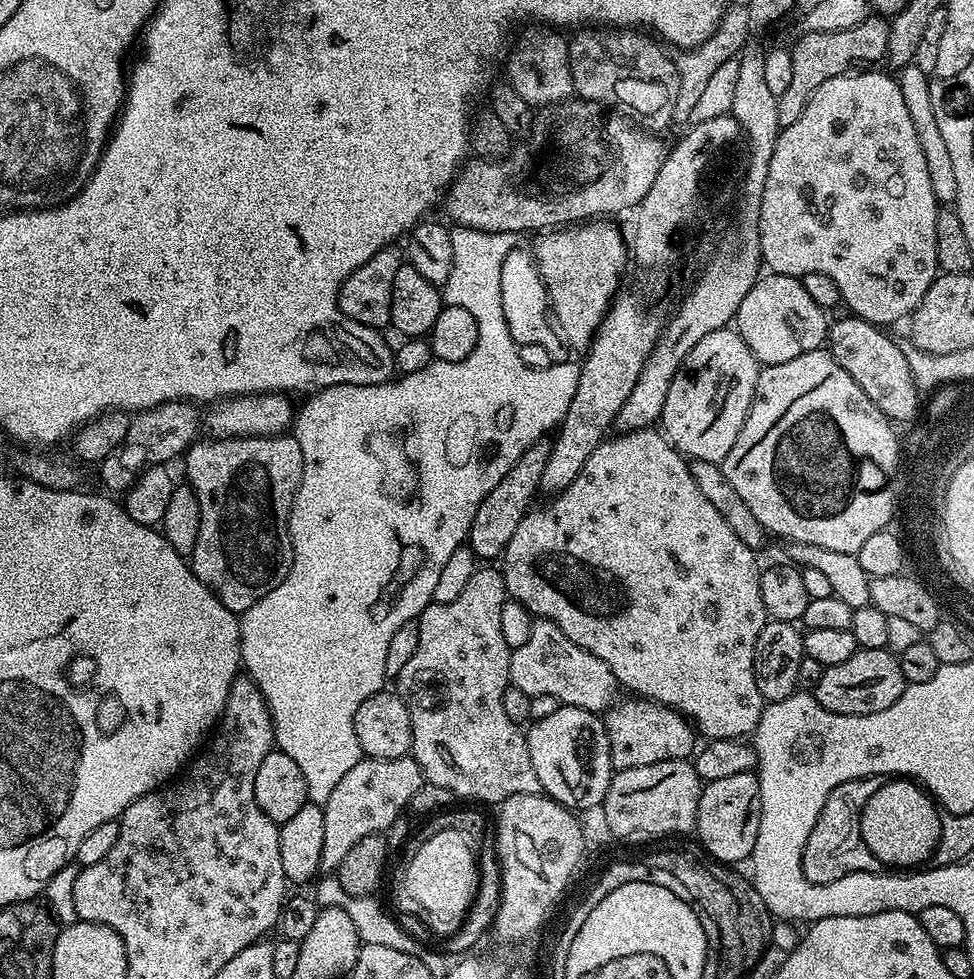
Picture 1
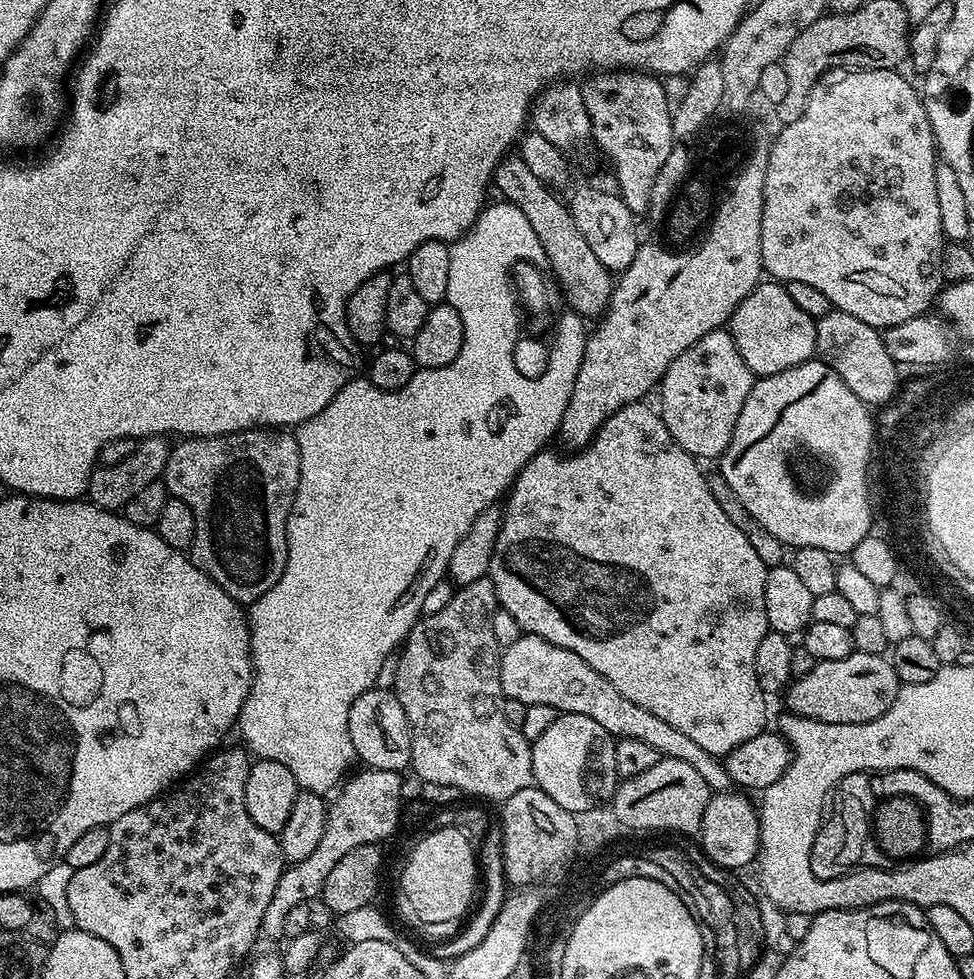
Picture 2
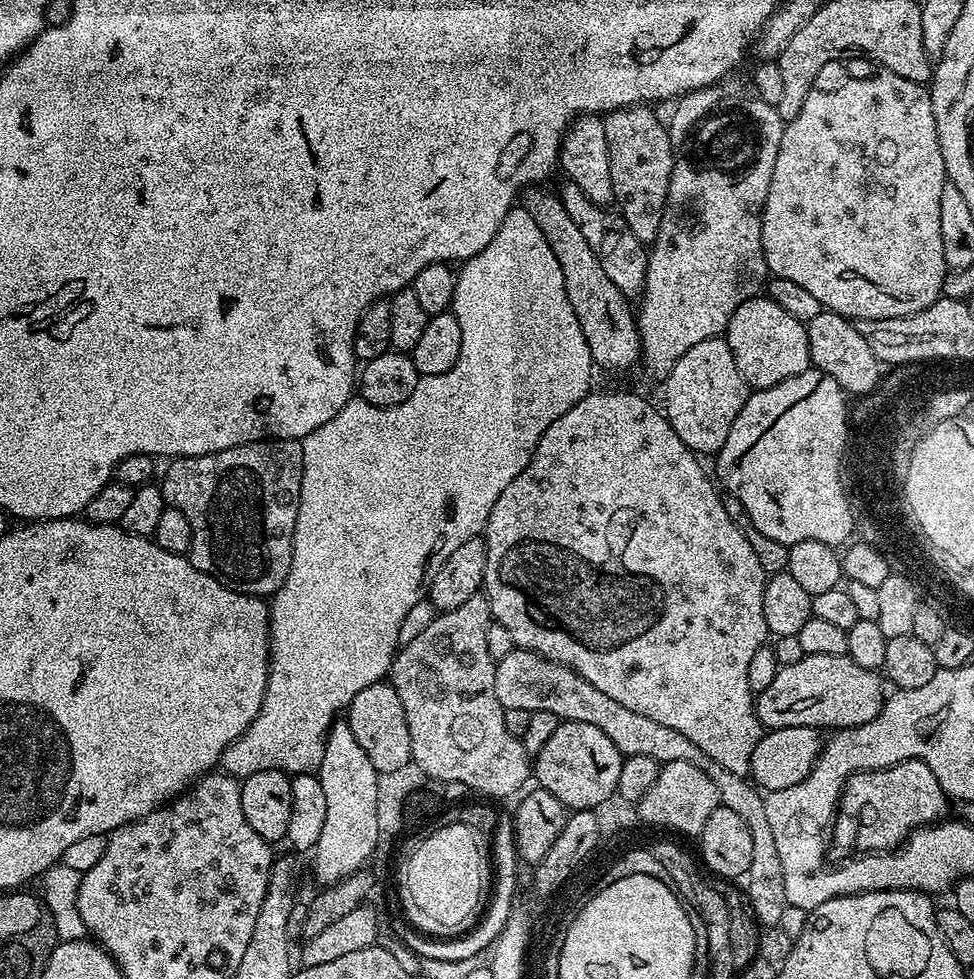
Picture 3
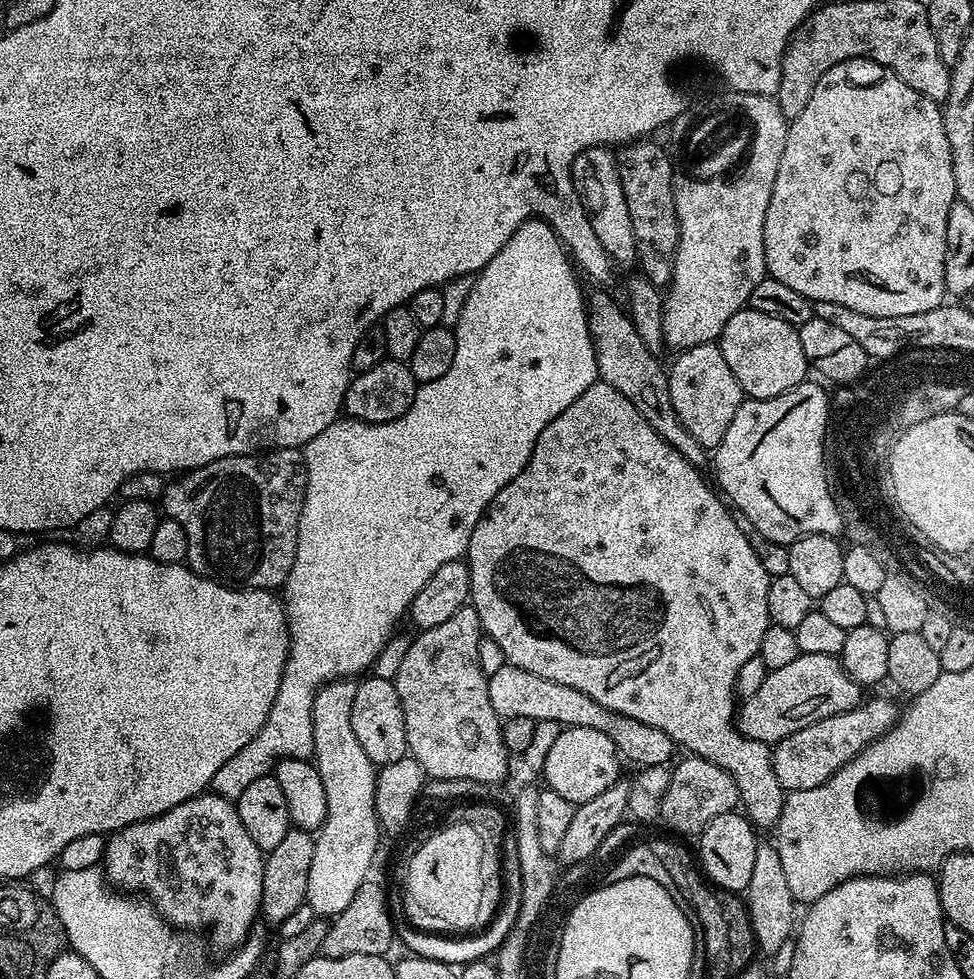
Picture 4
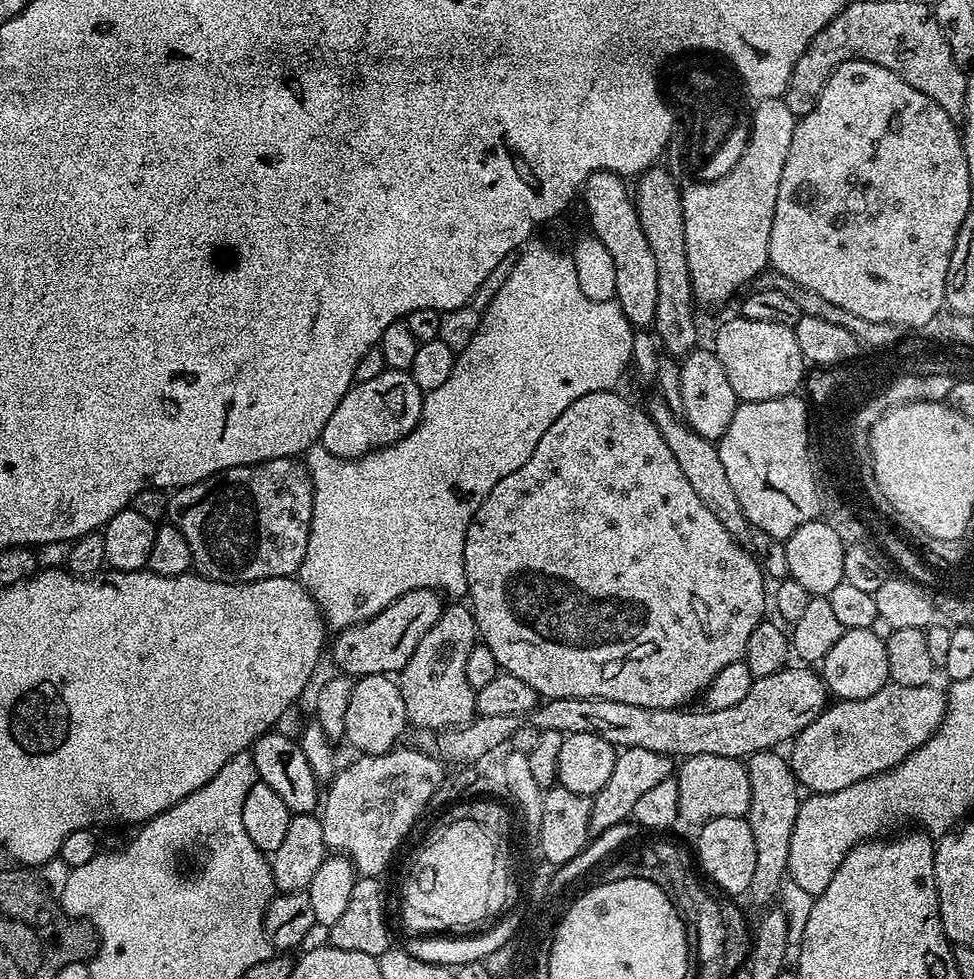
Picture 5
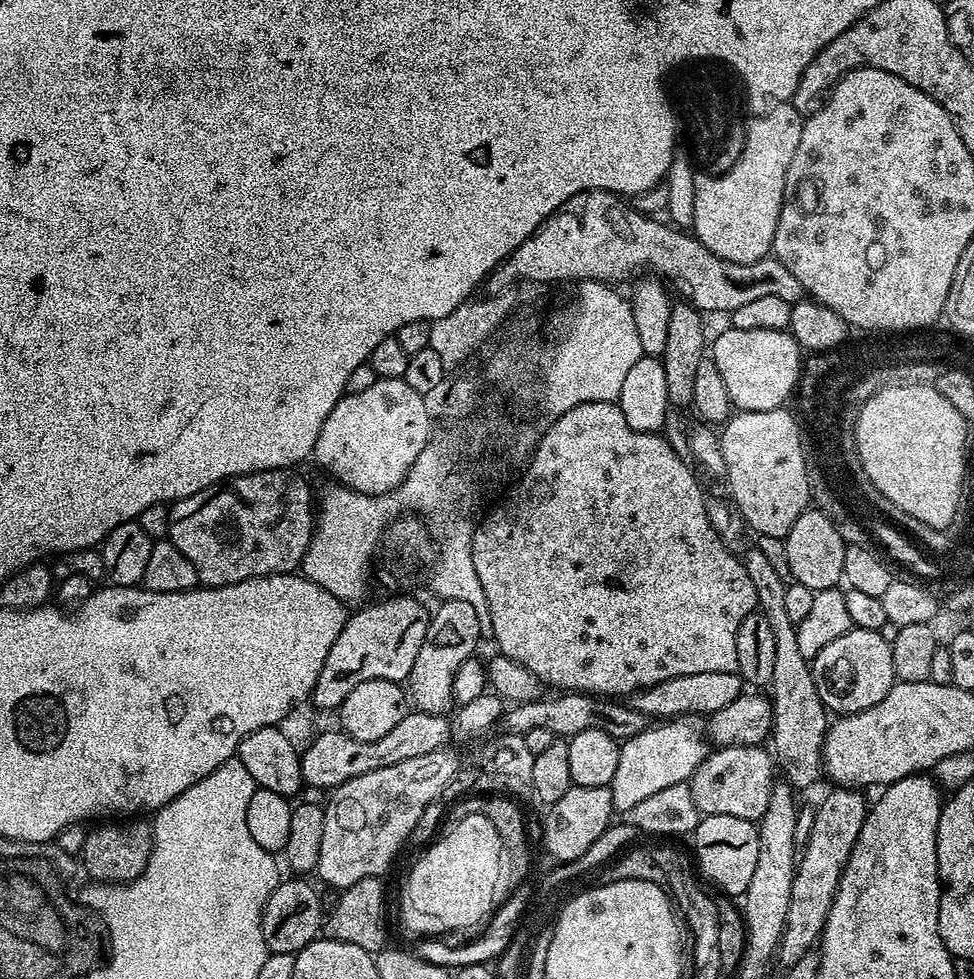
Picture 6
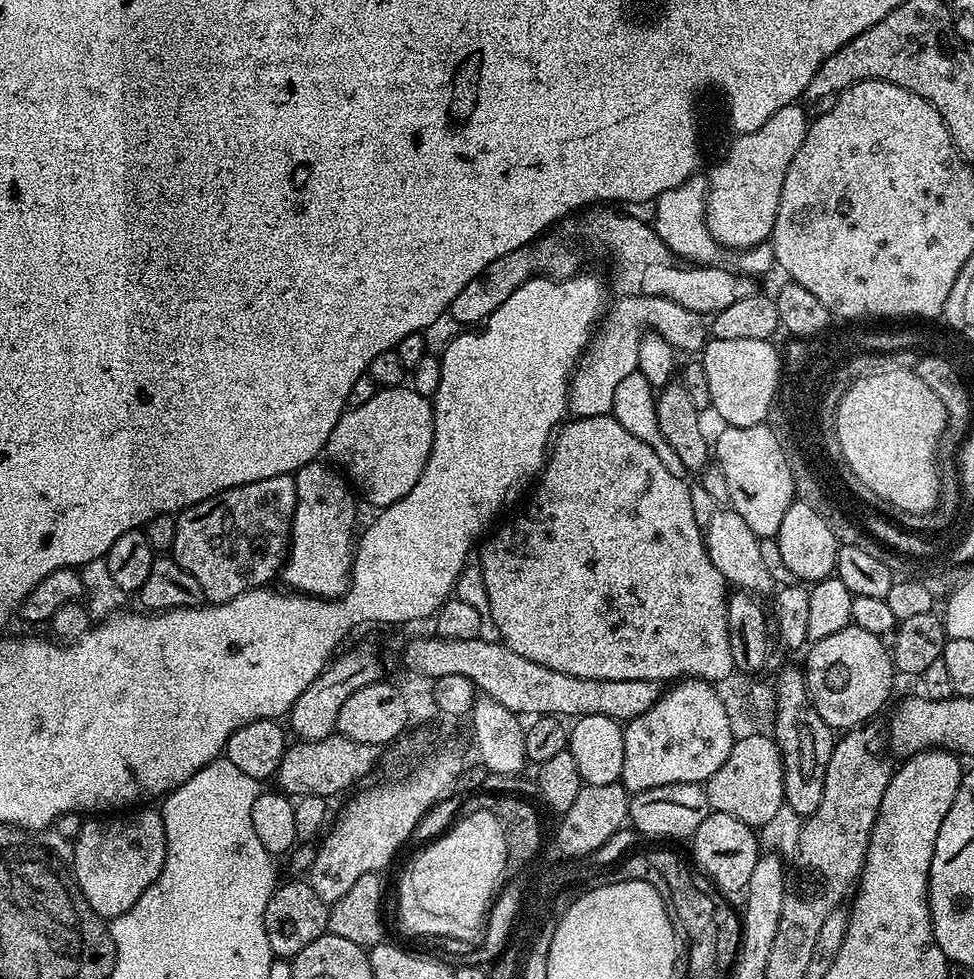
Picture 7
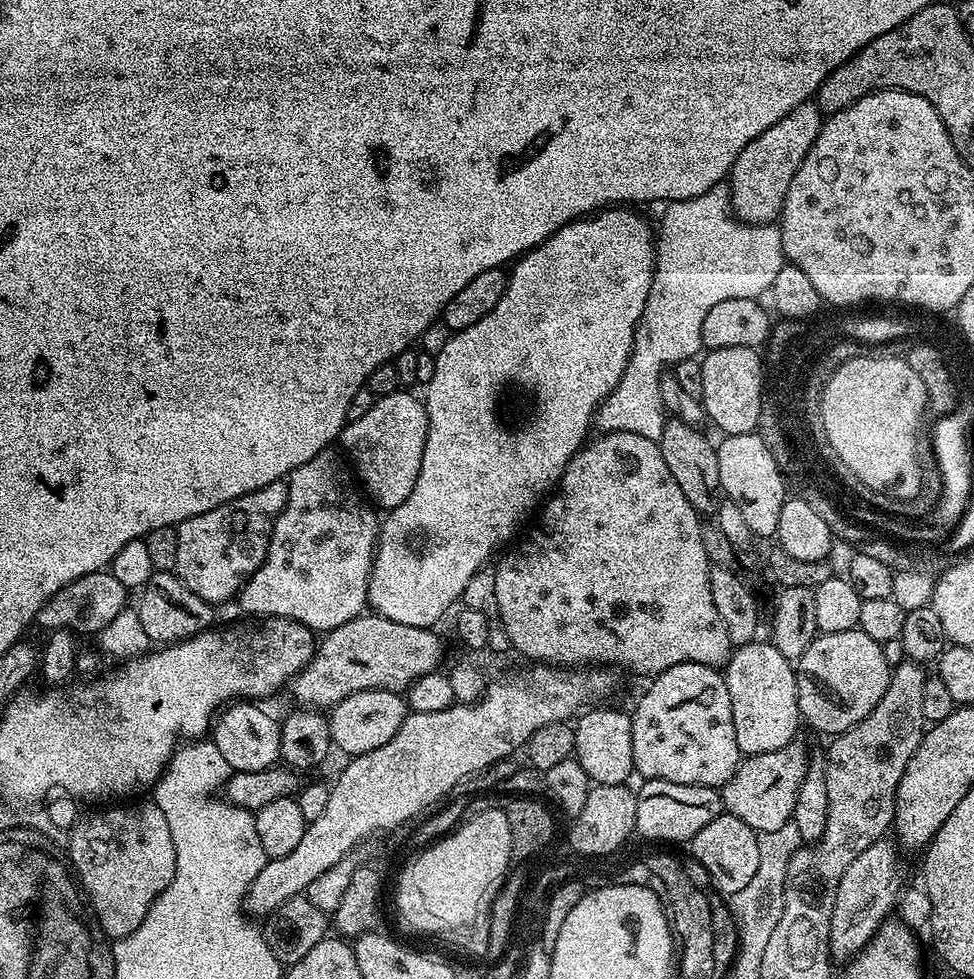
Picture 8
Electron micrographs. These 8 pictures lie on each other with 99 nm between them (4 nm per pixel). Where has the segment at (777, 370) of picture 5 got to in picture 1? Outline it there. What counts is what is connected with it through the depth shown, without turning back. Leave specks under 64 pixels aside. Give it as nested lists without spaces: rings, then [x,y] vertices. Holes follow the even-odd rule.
[[[777,272],[761,275],[759,280],[750,286],[750,294],[742,298],[734,321],[734,330],[750,346],[754,358],[761,365],[790,362],[798,354],[821,347],[827,341],[830,320],[827,320],[825,309],[810,298],[803,279],[798,276],[787,276]]]

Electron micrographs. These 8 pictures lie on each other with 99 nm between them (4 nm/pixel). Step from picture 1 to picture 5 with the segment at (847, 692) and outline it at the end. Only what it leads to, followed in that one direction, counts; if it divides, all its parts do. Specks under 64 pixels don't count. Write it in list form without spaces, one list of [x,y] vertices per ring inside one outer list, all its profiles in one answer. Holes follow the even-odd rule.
[[[785,666],[780,671],[770,674],[769,676],[755,677],[750,686],[750,694],[746,694],[746,698],[742,698],[742,702],[738,702],[738,706],[730,706],[730,710],[714,710],[709,712],[707,710],[699,710],[700,712],[688,712],[692,710],[681,710],[679,708],[647,708],[646,706],[629,706],[627,702],[610,702],[606,698],[558,698],[557,700],[544,700],[537,703],[536,707],[530,713],[530,723],[535,728],[540,729],[541,732],[546,730],[558,730],[567,735],[573,736],[574,734],[594,734],[600,736],[606,742],[610,742],[612,747],[617,750],[626,748],[641,748],[642,750],[654,750],[658,754],[669,758],[687,758],[690,756],[697,756],[698,754],[718,754],[726,758],[747,758],[753,756],[755,752],[767,752],[775,749],[776,744],[787,745],[789,741],[795,737],[796,733],[802,731],[806,726],[810,726],[810,722],[814,722],[814,718],[818,718],[824,713],[825,708],[830,703],[830,693],[827,684],[824,682],[824,677],[819,671],[813,670],[808,666],[796,666],[800,668],[792,668],[793,666]]]

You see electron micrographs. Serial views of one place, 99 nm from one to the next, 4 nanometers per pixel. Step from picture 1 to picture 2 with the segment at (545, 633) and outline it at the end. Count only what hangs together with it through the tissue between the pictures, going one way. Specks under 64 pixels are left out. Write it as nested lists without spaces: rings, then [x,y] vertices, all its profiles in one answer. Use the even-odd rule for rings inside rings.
[[[521,634],[518,642],[514,642],[514,646],[503,649],[500,658],[500,681],[505,697],[509,700],[517,700],[526,705],[554,706],[560,714],[565,712],[586,714],[586,718],[594,718],[594,722],[598,722],[598,726],[602,726],[602,730],[606,730],[614,738],[646,742],[646,746],[660,753],[661,757],[690,762],[690,766],[694,766],[694,770],[698,770],[698,774],[706,778],[706,786],[713,793],[726,792],[733,787],[732,779],[730,774],[726,774],[721,757],[711,756],[706,750],[702,750],[702,746],[697,746],[689,736],[682,734],[679,730],[674,730],[674,726],[662,722],[658,714],[650,714],[650,710],[642,710],[642,706],[634,706],[634,702],[630,702],[626,694],[614,690],[613,684],[606,682],[606,678],[602,678],[602,674],[598,674],[594,666],[582,662],[578,654],[570,650],[562,650],[562,646],[554,646],[554,642],[546,642],[546,638]]]

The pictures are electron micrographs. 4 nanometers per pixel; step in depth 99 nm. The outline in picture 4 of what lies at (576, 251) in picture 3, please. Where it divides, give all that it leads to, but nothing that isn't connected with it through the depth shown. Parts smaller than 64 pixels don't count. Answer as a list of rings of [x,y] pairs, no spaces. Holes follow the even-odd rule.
[[[603,291],[596,292],[598,293],[590,298],[588,328],[595,346],[597,377],[603,383],[614,386],[614,390],[618,390],[622,398],[630,398],[638,414],[642,414],[642,418],[646,418],[646,422],[650,422],[656,433],[666,442],[670,442],[670,446],[674,446],[674,450],[678,450],[678,454],[682,454],[686,462],[703,465],[706,449],[698,442],[698,438],[694,438],[694,434],[690,434],[690,430],[686,430],[686,426],[682,426],[674,410],[674,402],[670,402],[670,386],[665,365],[662,366],[659,357],[653,356],[650,350],[647,350],[642,338],[637,336],[632,319],[625,309],[600,293]]]

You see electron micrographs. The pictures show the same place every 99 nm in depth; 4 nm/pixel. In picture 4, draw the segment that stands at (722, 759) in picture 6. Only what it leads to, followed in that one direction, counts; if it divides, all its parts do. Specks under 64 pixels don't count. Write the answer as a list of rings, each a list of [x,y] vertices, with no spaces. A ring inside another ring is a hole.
[[[691,754],[683,758],[685,760],[677,768],[671,769],[670,786],[666,786],[666,798],[662,798],[659,819],[665,820],[674,831],[695,837],[710,822],[714,822],[718,814],[737,811],[740,795],[734,778],[726,774],[722,766],[714,766],[714,762]]]

